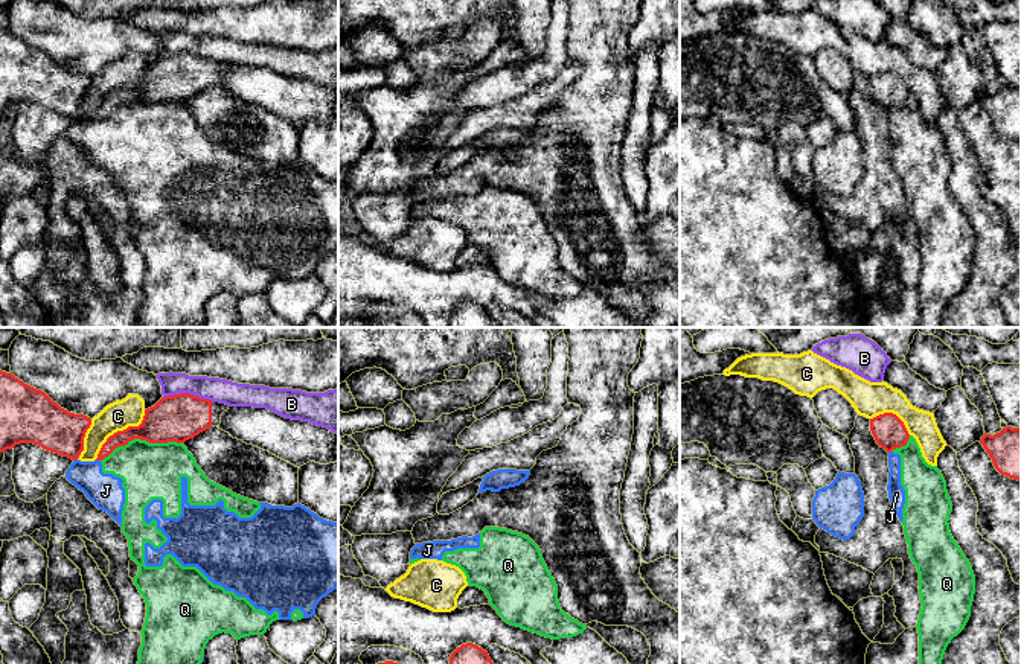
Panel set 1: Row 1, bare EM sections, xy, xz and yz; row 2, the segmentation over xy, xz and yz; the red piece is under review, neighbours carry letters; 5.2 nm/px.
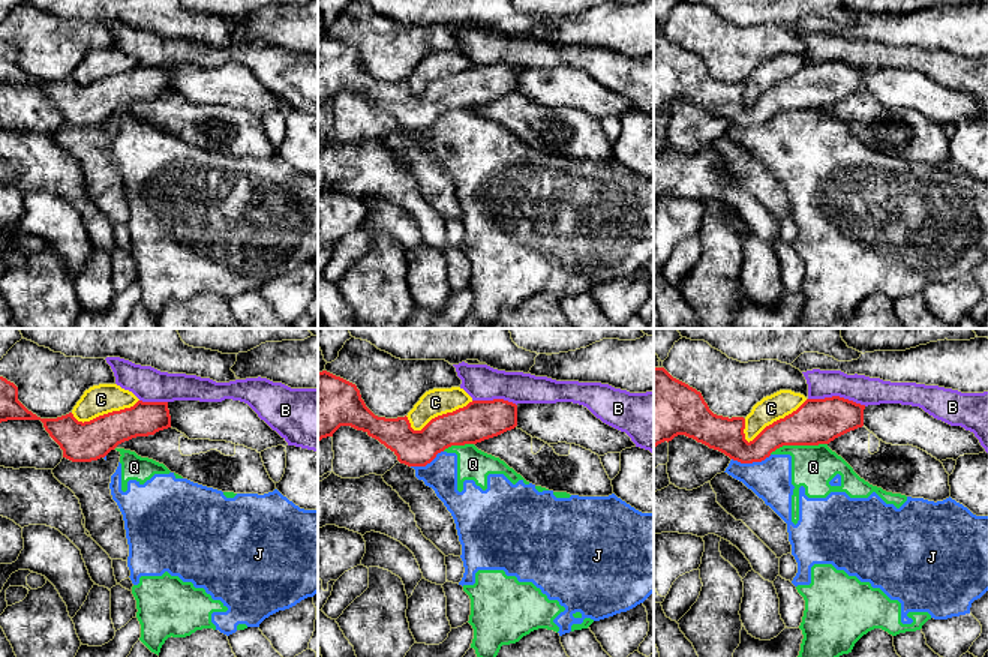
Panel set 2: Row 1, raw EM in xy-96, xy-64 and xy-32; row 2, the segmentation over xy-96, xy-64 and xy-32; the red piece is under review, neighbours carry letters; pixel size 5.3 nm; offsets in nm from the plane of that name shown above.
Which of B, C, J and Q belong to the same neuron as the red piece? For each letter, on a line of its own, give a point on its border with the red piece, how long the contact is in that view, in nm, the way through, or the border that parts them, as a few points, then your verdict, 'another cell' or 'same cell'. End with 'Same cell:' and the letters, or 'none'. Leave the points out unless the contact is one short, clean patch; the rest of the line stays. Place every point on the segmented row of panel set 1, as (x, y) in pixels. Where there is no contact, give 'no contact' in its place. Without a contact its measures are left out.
B: meets red in xy at (188, 393); contact 260 nm long; another cell
C: meets red in xy at (119, 431); contact 380 nm long; another cell
J: meets red in xy at (75, 459); contact 30 nm long; border along xy (73, 459), (76, 460); another cell
Q: meets red in xy at (140, 439); contact 460 nm long; another cell
Same cell: none

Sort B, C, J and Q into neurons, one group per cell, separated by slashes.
B / C / J Q

